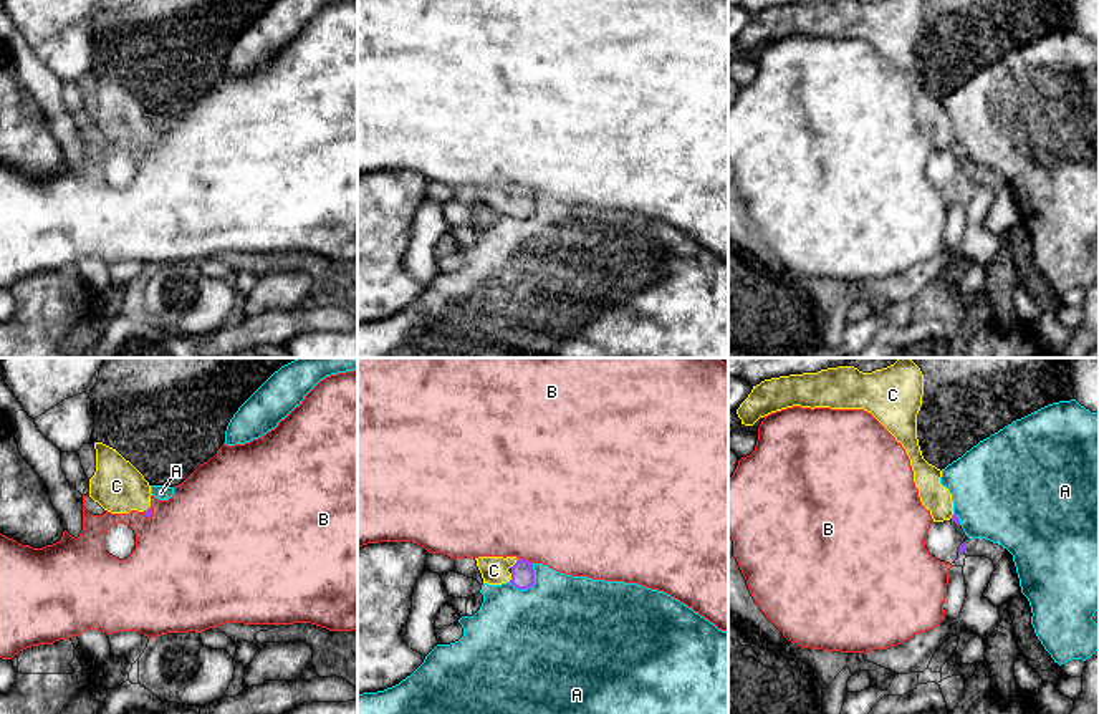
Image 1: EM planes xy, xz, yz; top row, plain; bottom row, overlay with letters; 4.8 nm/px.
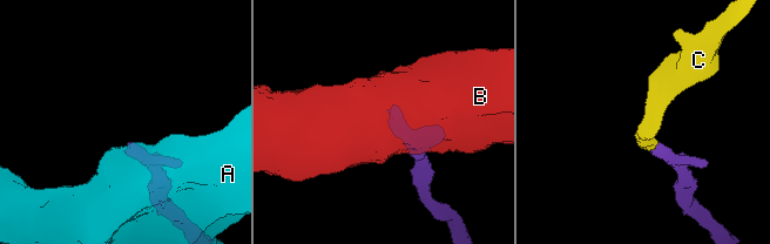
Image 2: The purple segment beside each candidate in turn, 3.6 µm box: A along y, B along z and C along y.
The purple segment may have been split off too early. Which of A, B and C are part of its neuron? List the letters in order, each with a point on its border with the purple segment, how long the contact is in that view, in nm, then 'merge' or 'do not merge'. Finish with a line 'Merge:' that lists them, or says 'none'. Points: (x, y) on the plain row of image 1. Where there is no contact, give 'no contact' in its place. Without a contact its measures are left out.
A: contact xz (530, 216); length 160 nm; do not merge
B: contact xz (525, 189); length 80 nm; do not merge
C: contact xz (515, 192); length 60 nm; merge
Merge: C

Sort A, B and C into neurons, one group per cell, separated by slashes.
A / B / C

